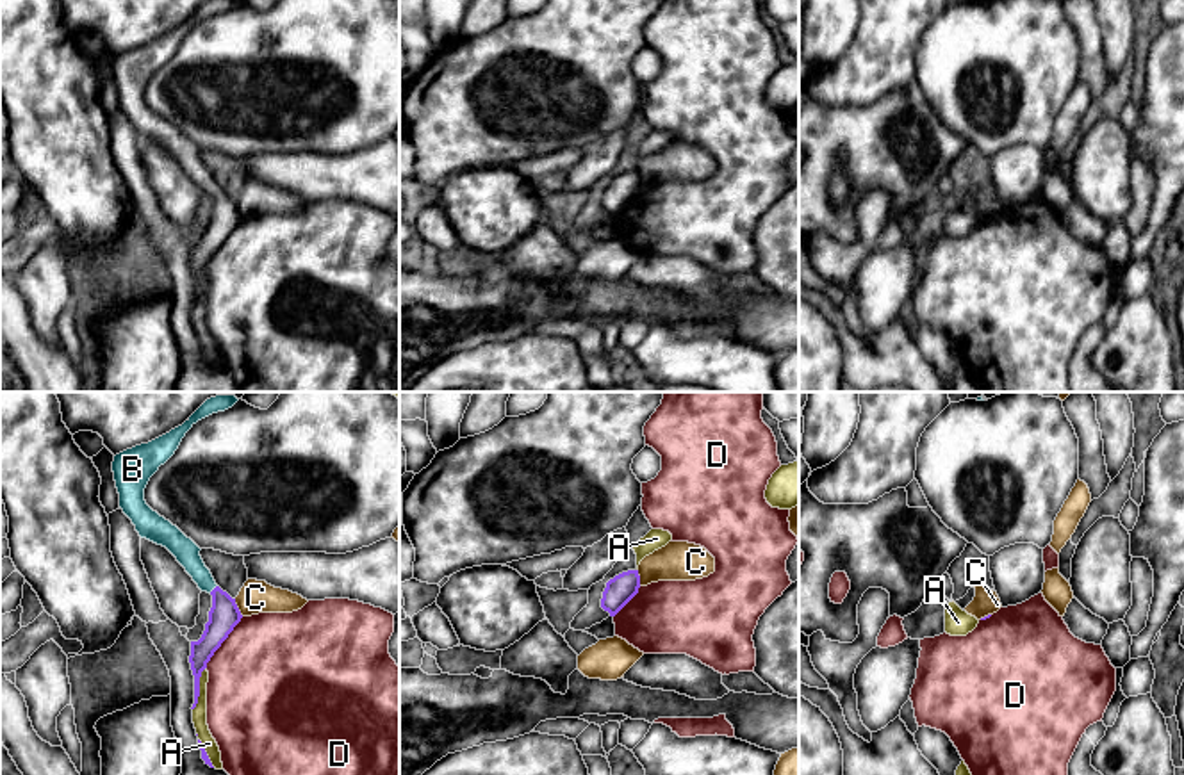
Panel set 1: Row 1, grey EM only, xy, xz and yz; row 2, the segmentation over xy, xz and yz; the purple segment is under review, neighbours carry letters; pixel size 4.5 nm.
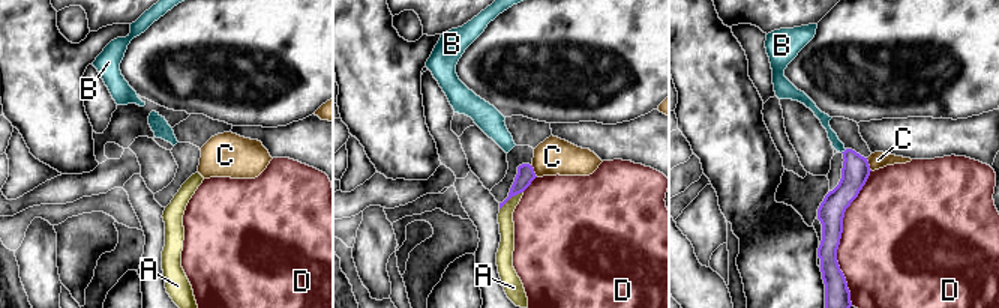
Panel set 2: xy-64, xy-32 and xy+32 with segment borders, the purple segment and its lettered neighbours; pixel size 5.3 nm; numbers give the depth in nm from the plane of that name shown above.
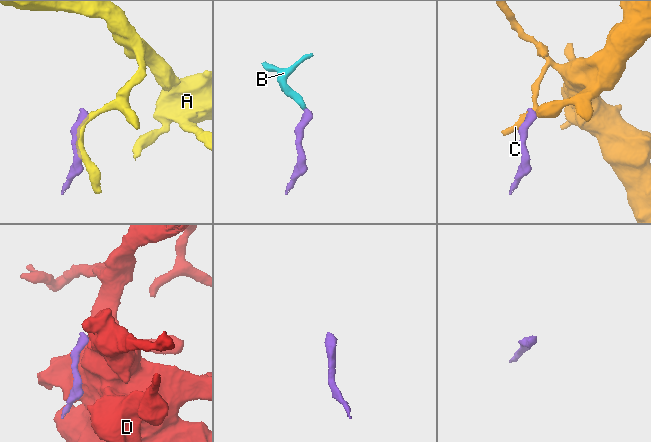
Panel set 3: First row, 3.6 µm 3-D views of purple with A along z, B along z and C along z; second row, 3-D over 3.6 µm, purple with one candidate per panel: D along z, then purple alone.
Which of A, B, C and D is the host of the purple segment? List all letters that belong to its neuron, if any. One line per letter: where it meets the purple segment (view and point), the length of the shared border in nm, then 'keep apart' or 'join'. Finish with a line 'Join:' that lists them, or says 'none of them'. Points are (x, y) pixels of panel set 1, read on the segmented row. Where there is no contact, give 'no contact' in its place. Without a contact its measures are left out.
A: meets purple in xy at (198, 688); contact 200 nm long; keep apart
B: meets purple in xy at (214, 588); contact 50 nm long; join
C: meets purple in xy at (238, 608); contact 90 nm long; keep apart
D: meets purple in xy at (223, 640); contact 280 nm long; keep apart
Join: B

